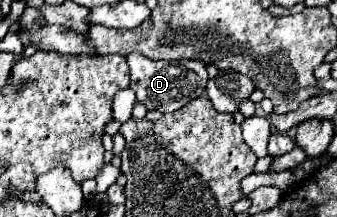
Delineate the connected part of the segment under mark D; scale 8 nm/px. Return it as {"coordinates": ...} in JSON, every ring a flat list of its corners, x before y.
{"coordinates":[[129,53,127,65,131,71,131,85,137,95,137,101,145,103,147,109,157,109,161,113,173,113,179,107,187,105,189,101,197,99,209,81,205,65,199,61,177,59,177,61,155,61,141,53]]}

